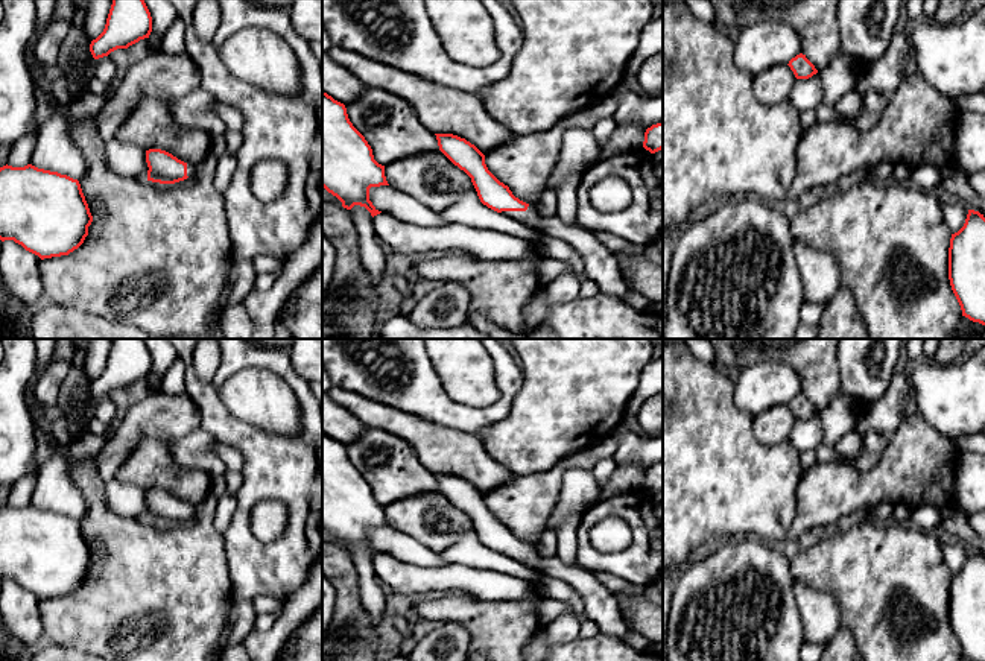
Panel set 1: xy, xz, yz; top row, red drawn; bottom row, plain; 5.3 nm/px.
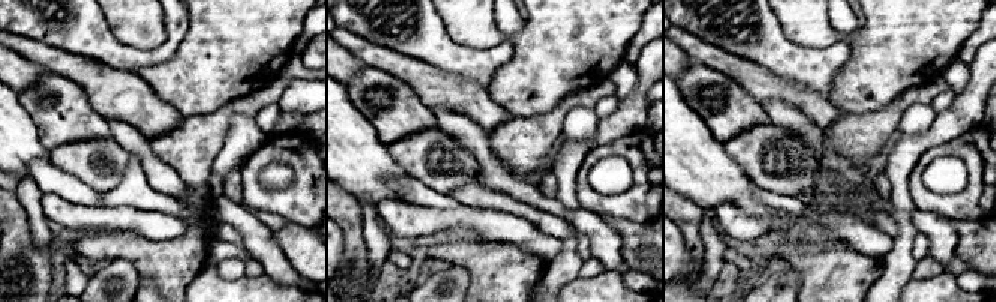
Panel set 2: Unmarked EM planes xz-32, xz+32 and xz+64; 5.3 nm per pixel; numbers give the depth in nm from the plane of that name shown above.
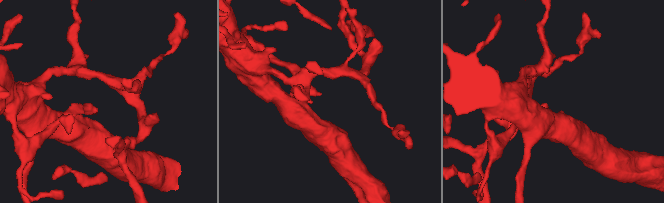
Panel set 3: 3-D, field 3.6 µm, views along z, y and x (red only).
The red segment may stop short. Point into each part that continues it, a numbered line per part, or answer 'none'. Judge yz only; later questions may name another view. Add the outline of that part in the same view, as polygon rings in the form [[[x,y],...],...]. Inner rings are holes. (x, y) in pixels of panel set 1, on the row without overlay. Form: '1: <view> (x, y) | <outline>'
none

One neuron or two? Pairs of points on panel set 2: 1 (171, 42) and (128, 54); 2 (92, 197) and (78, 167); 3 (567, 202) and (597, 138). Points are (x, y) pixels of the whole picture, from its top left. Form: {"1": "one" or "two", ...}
{"1": "one", "2": "two", "3": "one"}

